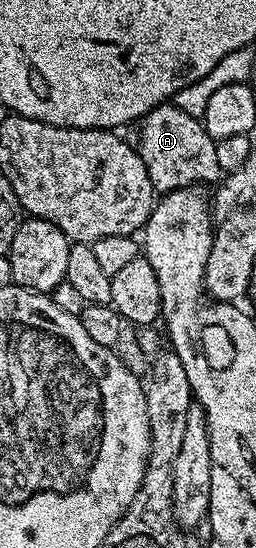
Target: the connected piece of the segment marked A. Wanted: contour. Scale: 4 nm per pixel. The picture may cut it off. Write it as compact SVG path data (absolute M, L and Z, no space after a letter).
M172 102L161 103L139 120L135 130L137 130L135 150L147 169L147 177L151 177L154 192L164 193L166 191L178 191L181 187L205 185L201 183L213 185L222 178L223 172L215 154L217 140L209 136L204 122L198 116L183 113L183 109L179 109Z

